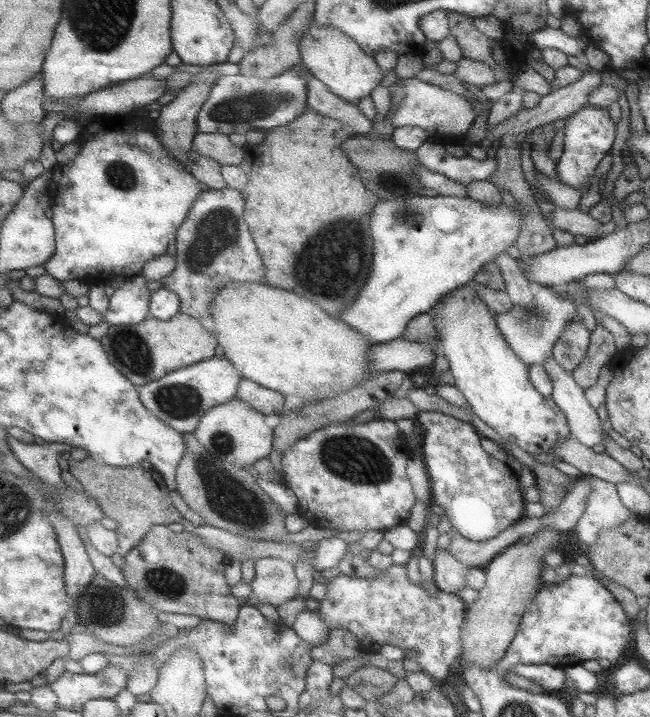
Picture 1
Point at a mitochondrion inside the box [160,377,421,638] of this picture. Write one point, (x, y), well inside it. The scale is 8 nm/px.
(353, 458)

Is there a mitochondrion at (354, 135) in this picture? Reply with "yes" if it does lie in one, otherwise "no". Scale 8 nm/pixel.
no

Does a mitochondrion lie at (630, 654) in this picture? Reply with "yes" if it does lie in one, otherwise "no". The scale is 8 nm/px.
no

